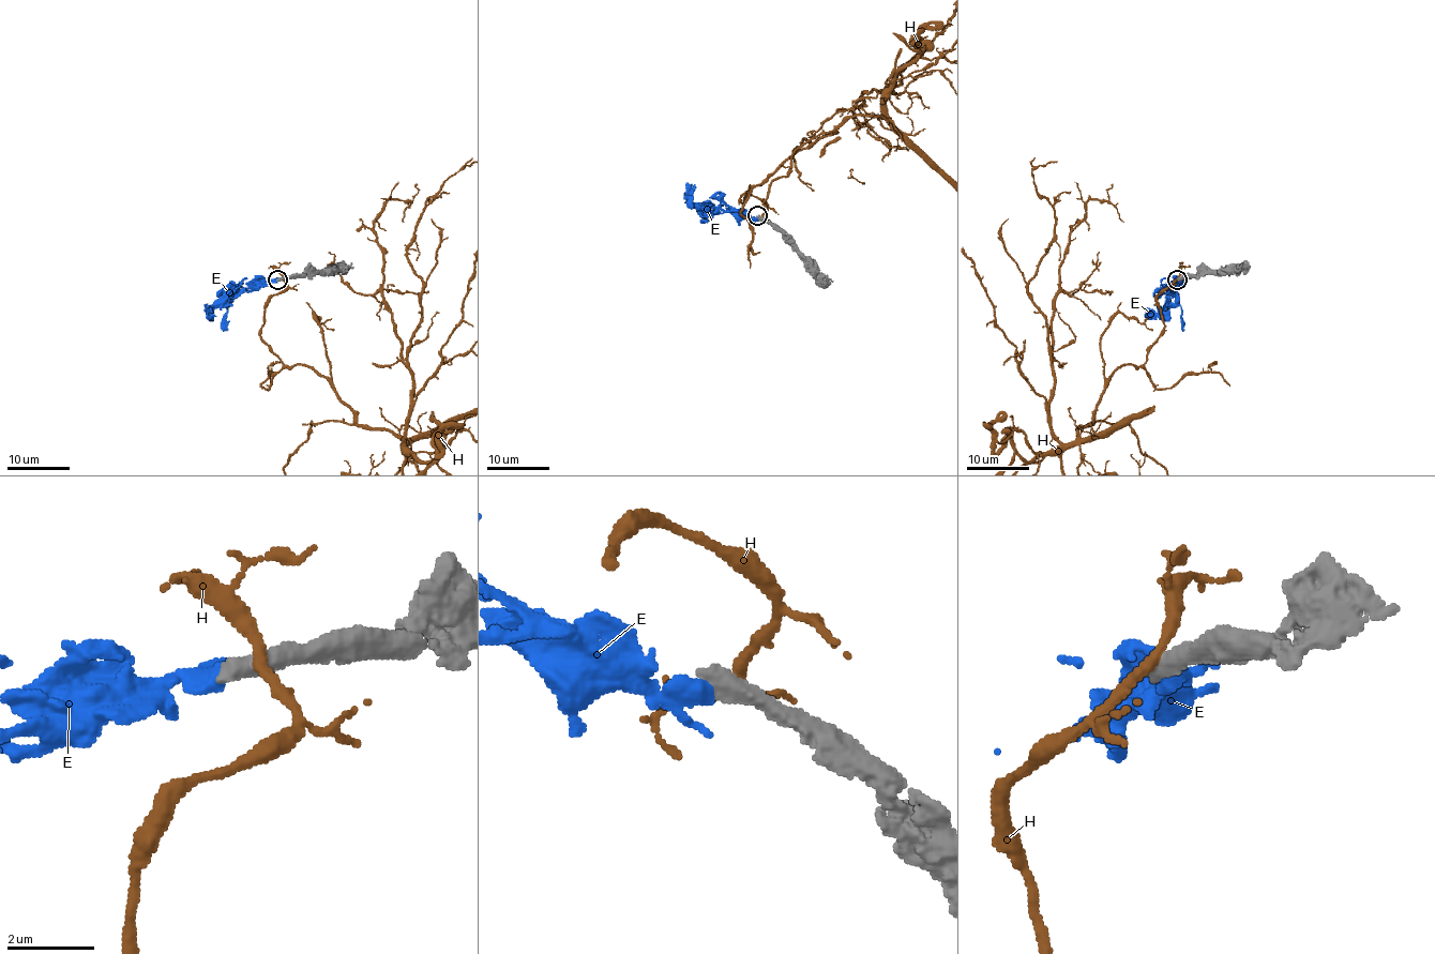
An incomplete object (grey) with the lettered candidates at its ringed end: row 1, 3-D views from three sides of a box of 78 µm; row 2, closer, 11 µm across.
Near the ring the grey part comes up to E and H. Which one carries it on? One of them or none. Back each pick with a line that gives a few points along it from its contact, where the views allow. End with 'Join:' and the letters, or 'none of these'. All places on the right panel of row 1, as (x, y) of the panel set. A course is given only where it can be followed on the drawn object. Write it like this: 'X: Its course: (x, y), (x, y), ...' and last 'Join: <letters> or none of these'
Join: none of these

